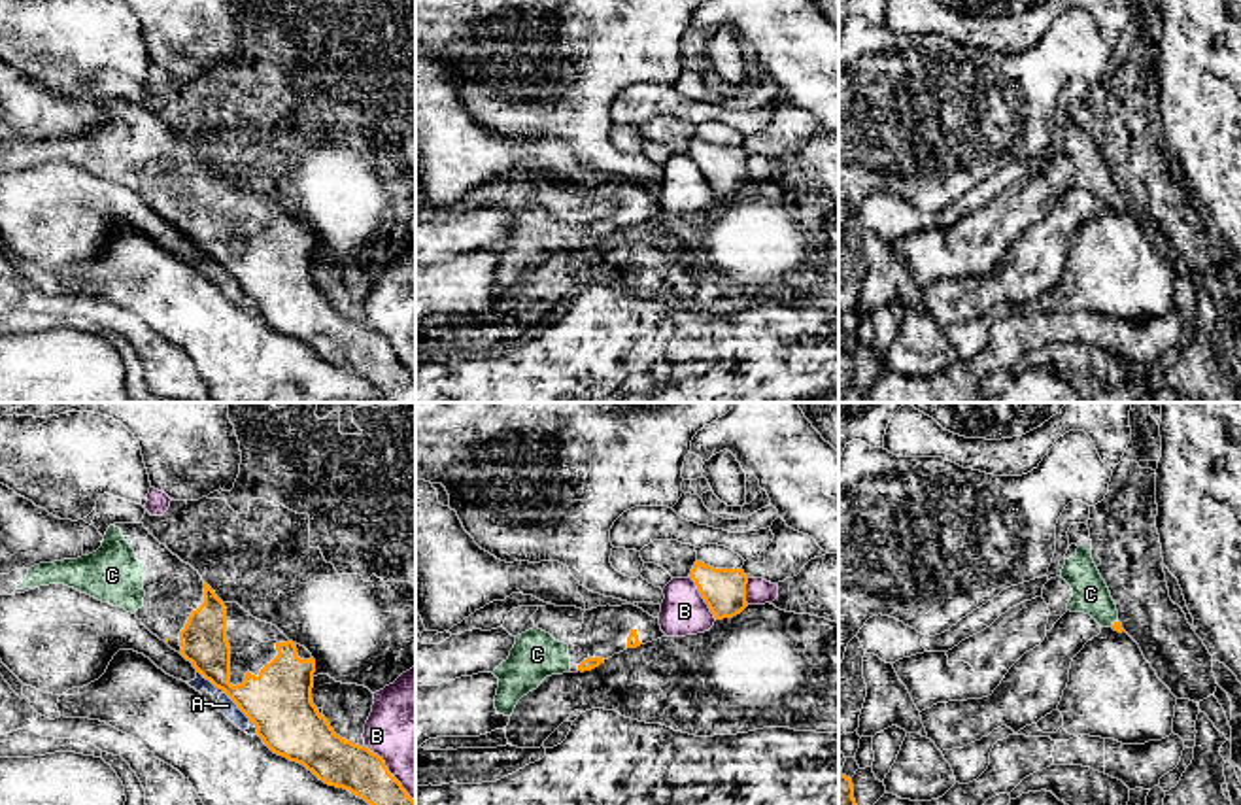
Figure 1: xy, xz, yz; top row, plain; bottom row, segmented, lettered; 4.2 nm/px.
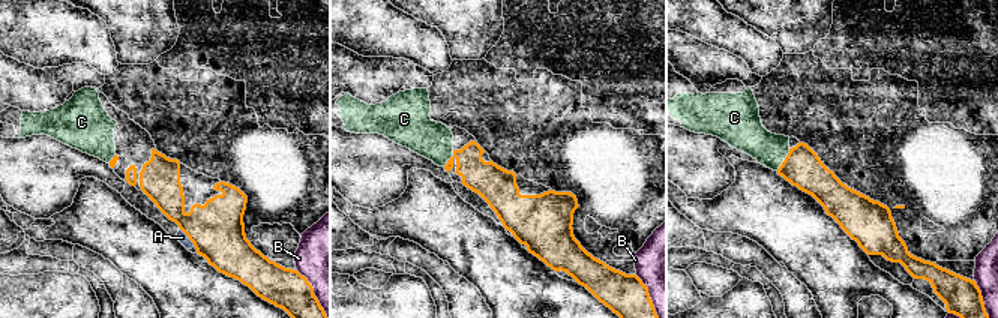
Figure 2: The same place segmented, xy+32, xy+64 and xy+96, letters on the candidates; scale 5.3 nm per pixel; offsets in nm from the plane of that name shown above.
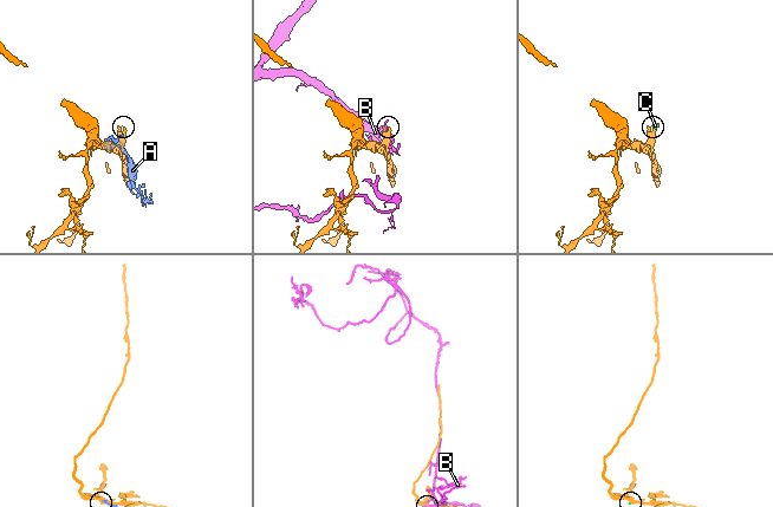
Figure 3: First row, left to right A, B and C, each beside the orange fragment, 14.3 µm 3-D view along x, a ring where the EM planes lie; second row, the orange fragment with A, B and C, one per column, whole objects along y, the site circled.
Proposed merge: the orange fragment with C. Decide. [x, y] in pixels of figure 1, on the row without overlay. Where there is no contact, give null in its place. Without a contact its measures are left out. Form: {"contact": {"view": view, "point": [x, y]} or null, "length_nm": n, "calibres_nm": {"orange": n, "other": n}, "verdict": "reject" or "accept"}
{"contact": {"view": "yz", "point": [1115, 199]}, "length_nm": 50, "calibres_nm": {"orange": 50, "other": 160}, "verdict": "accept"}

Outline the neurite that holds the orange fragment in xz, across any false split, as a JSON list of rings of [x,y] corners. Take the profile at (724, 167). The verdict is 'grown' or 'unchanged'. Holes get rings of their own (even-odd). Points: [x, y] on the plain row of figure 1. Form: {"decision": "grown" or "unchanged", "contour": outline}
{"decision": "unchanged", "contour": [[[695,138],[689,155],[695,159],[716,197],[733,195],[748,183],[748,153],[742,146],[714,146]]]}

